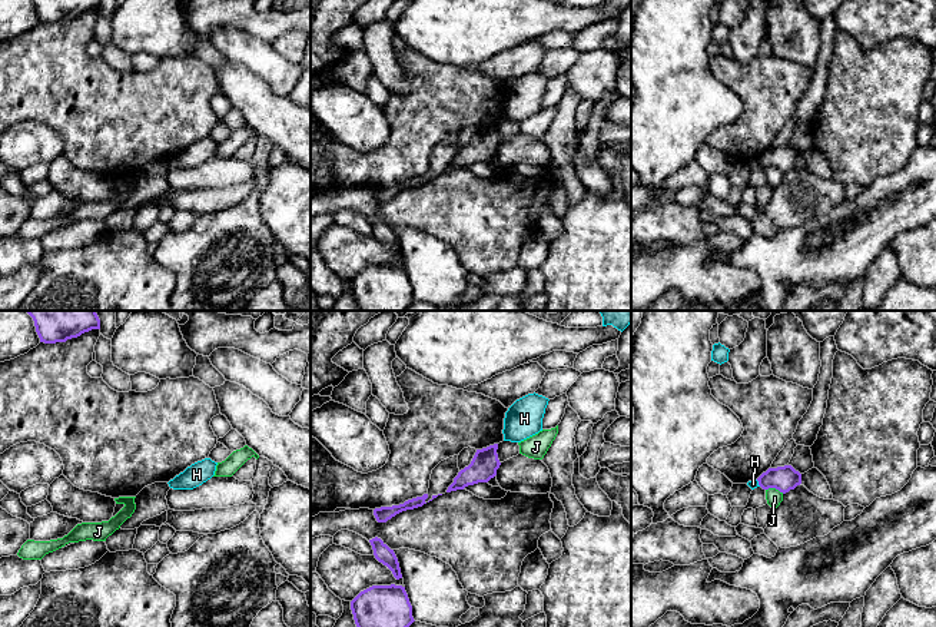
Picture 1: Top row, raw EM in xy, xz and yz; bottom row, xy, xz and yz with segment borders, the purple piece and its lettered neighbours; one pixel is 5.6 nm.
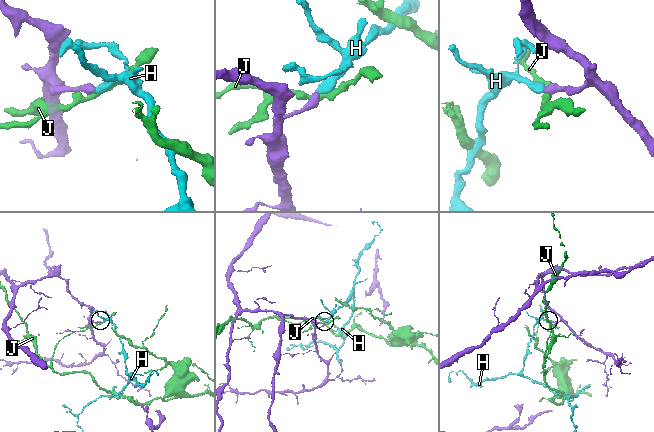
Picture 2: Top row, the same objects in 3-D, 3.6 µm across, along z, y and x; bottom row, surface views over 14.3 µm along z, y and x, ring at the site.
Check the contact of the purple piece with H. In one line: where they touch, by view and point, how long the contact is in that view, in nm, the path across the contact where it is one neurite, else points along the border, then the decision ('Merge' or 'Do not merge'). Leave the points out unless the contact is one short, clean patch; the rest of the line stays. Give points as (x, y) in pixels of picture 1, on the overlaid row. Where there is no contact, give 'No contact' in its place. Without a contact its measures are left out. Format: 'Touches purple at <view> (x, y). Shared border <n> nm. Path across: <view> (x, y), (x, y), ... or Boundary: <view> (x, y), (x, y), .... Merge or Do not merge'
Touches purple at yz (759, 483). Shared border 50 nm. Boundary: yz (756, 480), (760, 485). Do not merge

